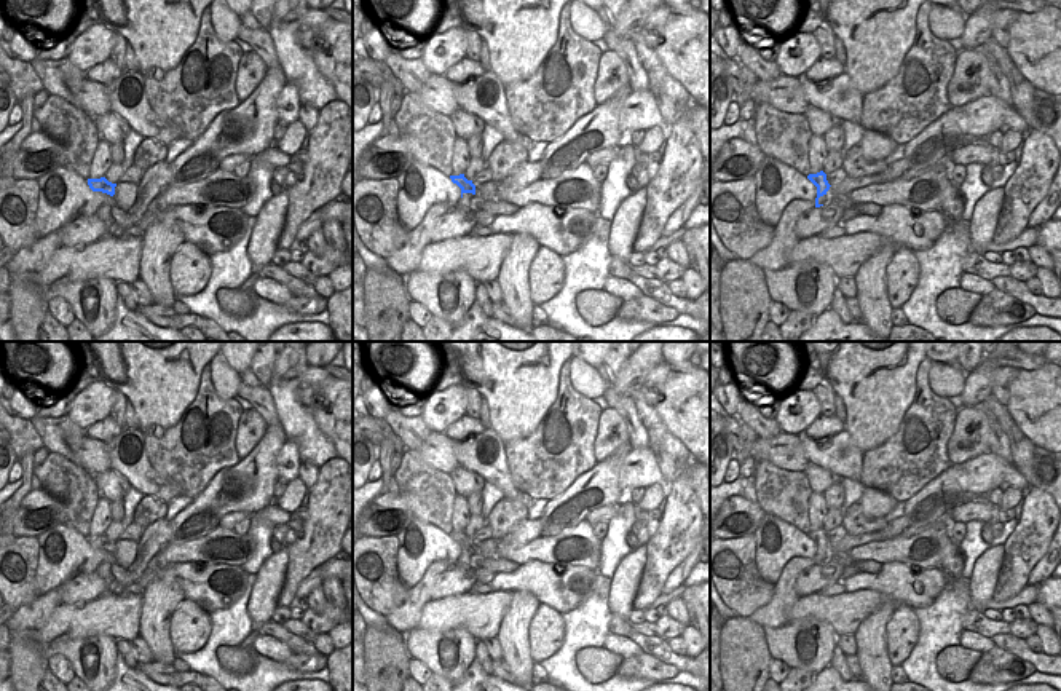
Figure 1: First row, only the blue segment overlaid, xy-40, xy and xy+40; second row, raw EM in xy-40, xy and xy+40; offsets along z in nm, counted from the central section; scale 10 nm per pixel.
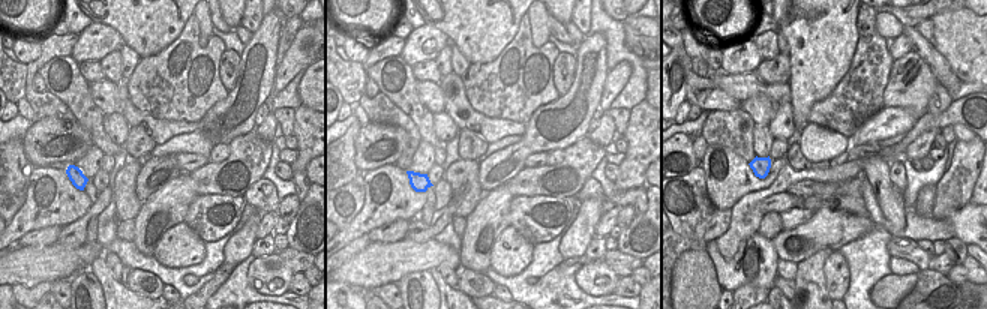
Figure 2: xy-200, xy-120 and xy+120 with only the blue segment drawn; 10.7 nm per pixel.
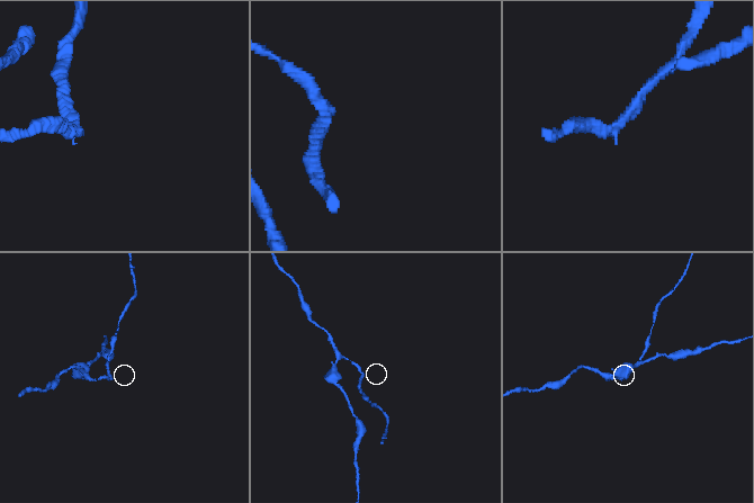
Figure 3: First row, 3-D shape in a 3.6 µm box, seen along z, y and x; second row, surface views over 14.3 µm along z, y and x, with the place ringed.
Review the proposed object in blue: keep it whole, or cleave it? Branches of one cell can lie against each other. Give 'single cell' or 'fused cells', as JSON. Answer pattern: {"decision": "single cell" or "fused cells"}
{"decision": "fused cells"}

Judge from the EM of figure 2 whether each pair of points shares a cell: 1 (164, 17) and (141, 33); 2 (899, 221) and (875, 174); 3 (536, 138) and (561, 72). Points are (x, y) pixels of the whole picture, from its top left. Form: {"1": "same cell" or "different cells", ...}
{"1": "same cell", "2": "same cell", "3": "different cells"}

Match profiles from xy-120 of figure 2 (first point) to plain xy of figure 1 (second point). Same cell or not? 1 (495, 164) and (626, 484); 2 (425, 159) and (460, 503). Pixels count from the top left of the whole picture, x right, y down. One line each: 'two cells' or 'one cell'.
1: two cells
2: one cell

